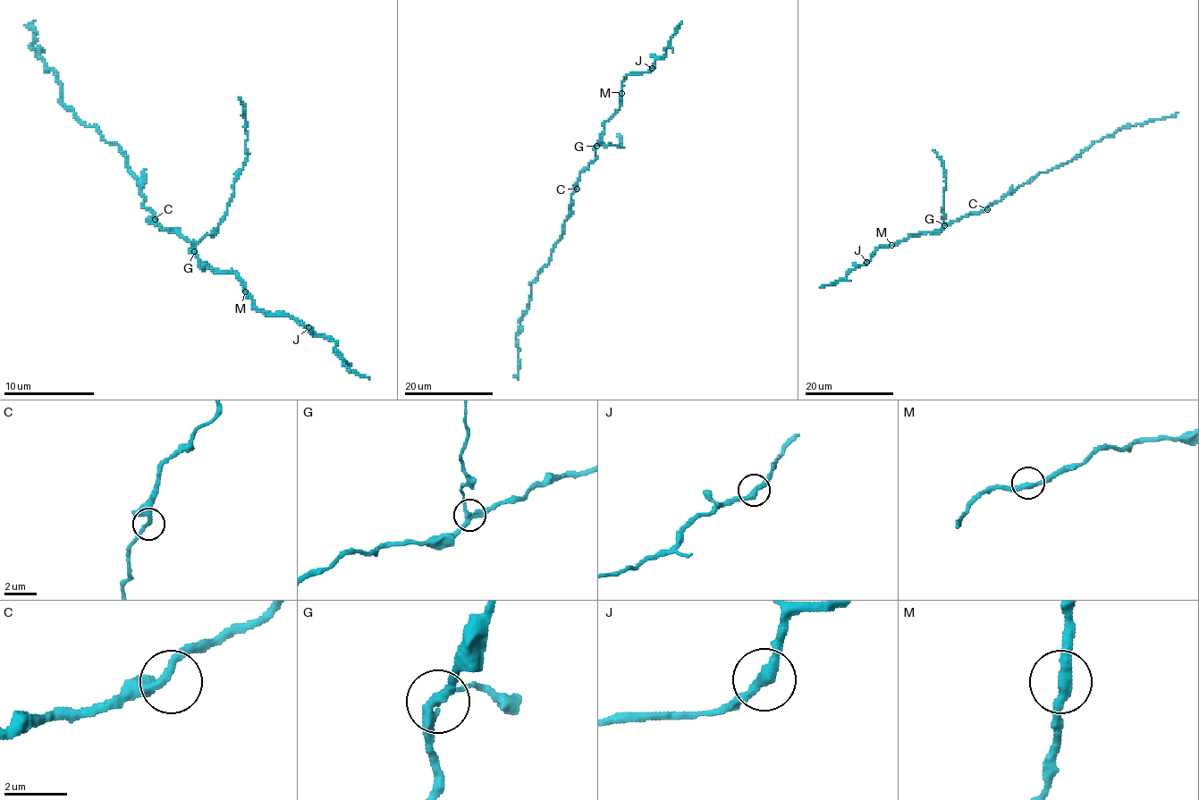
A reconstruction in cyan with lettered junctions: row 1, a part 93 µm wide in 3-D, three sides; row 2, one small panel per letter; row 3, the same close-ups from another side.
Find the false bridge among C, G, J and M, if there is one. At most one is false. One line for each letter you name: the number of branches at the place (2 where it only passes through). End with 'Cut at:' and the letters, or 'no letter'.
G: branches 3
Cut at: G

